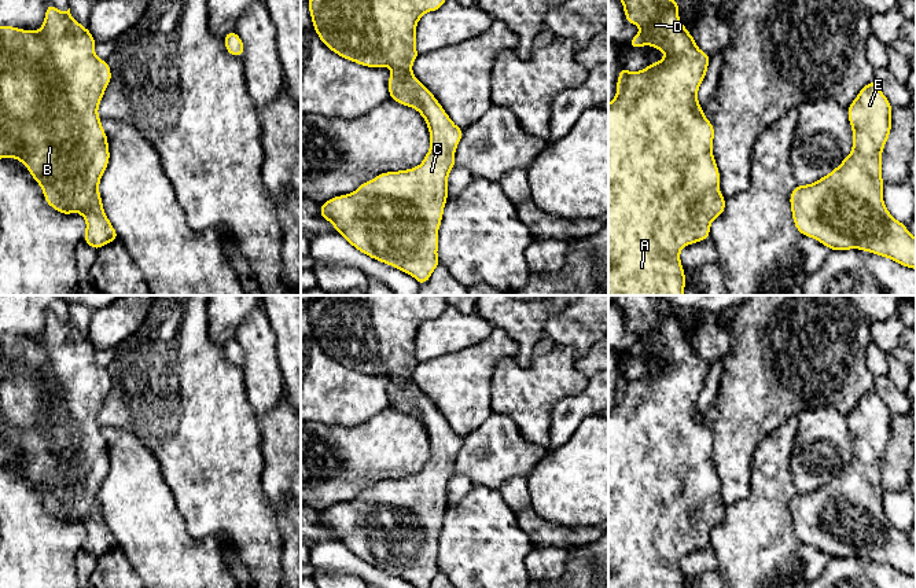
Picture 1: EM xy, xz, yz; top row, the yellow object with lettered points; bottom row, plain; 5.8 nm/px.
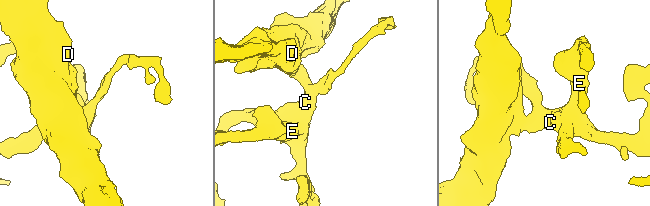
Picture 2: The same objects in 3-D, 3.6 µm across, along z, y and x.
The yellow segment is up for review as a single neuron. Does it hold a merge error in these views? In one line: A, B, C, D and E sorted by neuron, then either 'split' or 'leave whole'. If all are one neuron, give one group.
groups A B C D E; leave whole

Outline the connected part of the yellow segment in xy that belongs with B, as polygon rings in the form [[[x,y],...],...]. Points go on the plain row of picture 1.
[[[48,312],[40,338],[0,334],[0,466],[21,468],[43,496],[45,510],[62,522],[80,521],[87,530],[84,550],[99,558],[118,547],[103,518],[99,501],[100,486],[108,473],[107,442],[102,436],[98,415],[111,389],[106,368],[95,361],[96,348],[70,321]]]

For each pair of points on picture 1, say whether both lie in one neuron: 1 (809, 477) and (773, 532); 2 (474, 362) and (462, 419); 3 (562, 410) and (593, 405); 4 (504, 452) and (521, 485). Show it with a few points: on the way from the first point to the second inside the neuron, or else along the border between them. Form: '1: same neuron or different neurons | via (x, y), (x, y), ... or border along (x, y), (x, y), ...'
1: different neurons | border along (790, 459), (791, 482), (798, 491)
2: same neuron | via (466, 375), (463, 378), (463, 405)
3: same neuron | via (570, 408), (585, 405)
4: different neurons | border along (526, 476), (510, 477), (497, 489)

